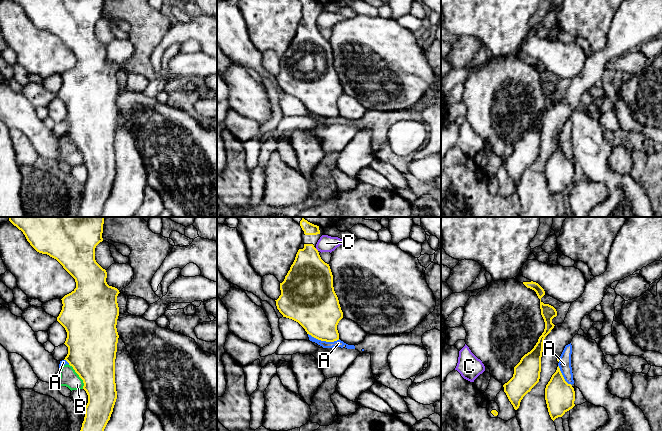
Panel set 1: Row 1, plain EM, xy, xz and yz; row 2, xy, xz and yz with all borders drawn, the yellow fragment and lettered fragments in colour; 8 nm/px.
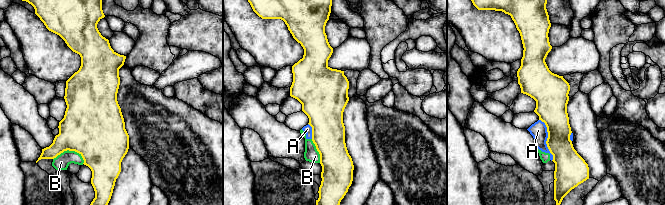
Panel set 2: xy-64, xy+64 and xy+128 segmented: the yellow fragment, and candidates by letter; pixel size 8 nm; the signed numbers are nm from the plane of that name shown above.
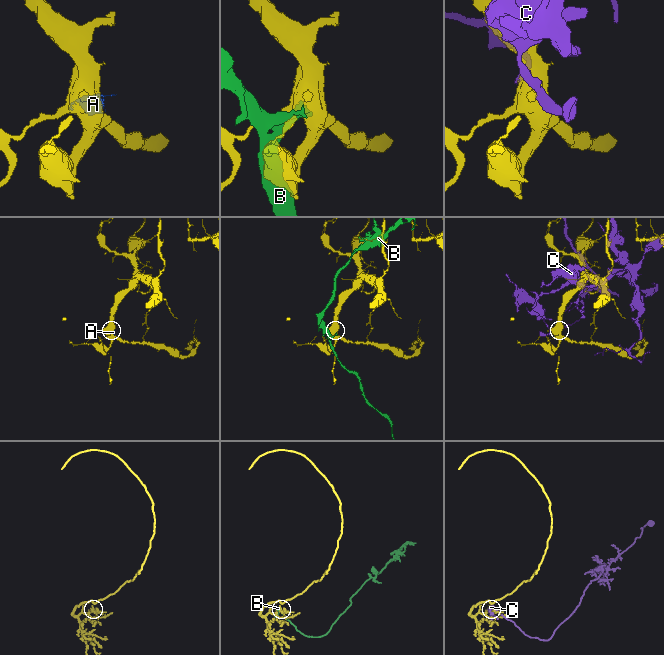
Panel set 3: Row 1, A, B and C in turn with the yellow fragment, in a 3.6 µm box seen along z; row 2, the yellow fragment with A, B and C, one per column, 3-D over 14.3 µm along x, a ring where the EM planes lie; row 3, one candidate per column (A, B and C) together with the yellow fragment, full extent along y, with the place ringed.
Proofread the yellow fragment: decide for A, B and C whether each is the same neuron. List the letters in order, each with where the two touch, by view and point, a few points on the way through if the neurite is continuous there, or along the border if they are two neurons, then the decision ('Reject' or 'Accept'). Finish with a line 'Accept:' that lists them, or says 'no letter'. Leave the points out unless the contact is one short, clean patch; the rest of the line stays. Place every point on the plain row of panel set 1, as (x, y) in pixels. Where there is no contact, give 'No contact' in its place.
A: Touches yellow at xz (324, 116). Reject
B: Touches yellow at xy (79, 152). Reject
C: Touches yellow at xz (316, 25). Reject
Accept: no letter

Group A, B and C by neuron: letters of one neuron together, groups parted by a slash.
A B / C

